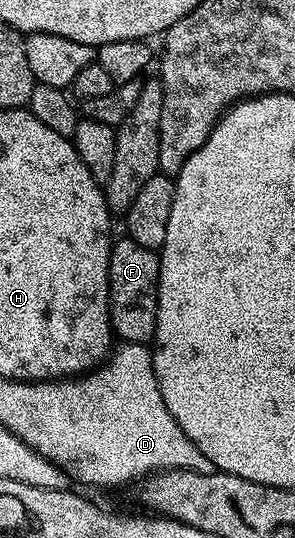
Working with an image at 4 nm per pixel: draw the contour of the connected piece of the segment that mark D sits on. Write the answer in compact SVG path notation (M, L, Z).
M121 344L119 347L113 348L106 364L99 371L89 371L83 375L73 376L71 379L60 379L60 389L36 389L36 393L40 393L40 405L48 405L48 409L52 409L52 405L60 405L60 409L64 409L64 405L72 405L72 429L36 429L36 445L40 445L41 456L59 466L61 472L71 478L73 482L81 481L84 485L124 485L127 481L137 480L136 482L139 482L153 473L166 469L189 469L195 473L217 472L214 463L210 463L210 459L206 459L206 455L202 455L202 451L198 451L198 447L194 447L194 443L190 443L190 439L186 439L186 431L182 431L182 427L178 427L178 423L174 423L170 411L166 411L166 399L162 399L162 391L158 387L158 379L154 375L152 350L147 344Z

